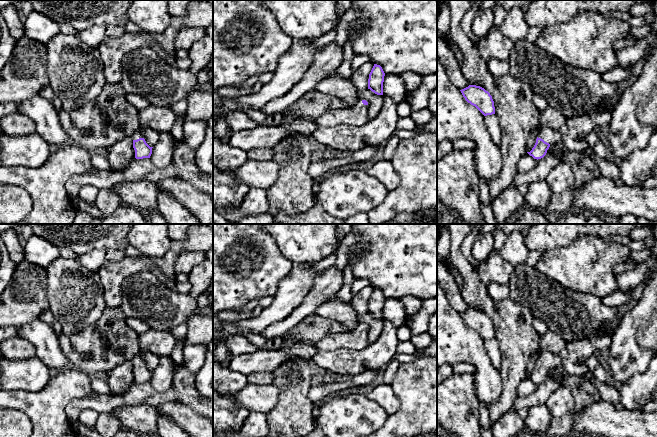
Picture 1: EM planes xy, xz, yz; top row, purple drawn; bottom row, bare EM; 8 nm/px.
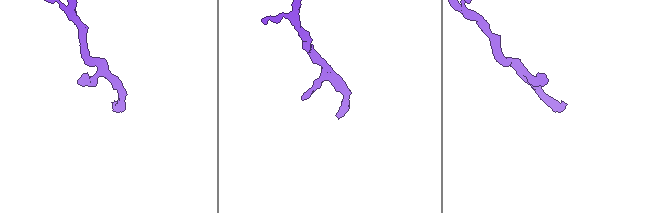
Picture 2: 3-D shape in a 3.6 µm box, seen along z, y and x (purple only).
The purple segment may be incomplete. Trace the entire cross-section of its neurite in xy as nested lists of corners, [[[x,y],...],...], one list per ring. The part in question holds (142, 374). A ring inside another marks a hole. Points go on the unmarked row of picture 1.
[[[140,353],[134,358],[132,358],[131,362],[133,363],[133,372],[135,374],[135,382],[136,383],[150,382],[153,371],[150,371],[146,367]]]

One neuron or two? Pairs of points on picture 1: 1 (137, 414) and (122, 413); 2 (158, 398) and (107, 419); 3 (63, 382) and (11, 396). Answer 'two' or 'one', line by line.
1: one
2: two
3: one

